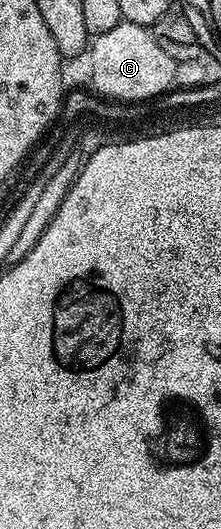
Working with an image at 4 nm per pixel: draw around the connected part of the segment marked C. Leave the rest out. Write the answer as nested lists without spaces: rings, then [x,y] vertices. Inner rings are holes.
[[[122,20],[110,28],[110,32],[102,32],[91,39],[87,58],[92,65],[91,89],[102,99],[125,104],[145,103],[172,90],[176,61],[161,47],[149,27]]]

